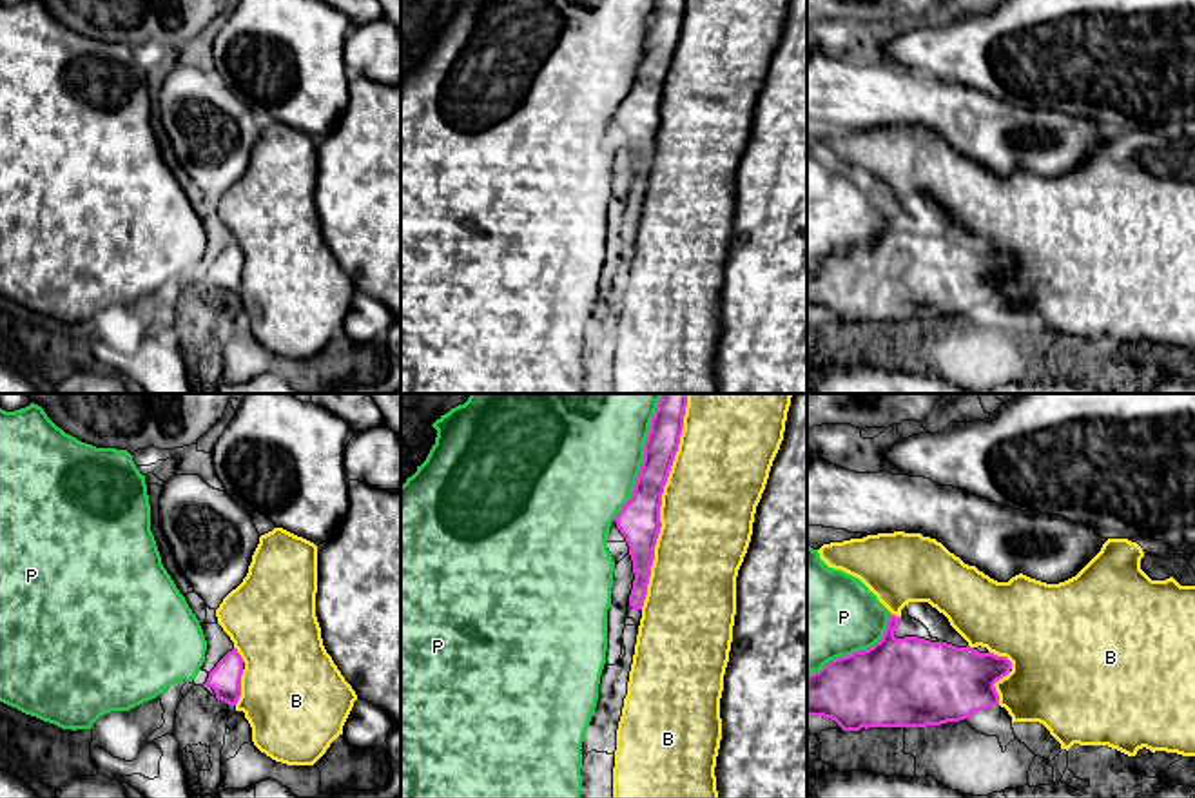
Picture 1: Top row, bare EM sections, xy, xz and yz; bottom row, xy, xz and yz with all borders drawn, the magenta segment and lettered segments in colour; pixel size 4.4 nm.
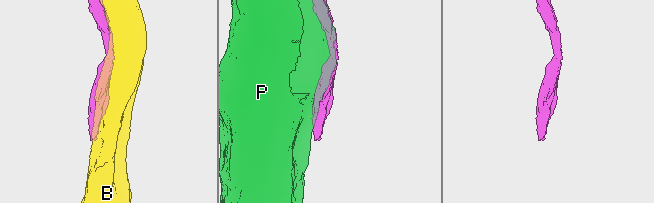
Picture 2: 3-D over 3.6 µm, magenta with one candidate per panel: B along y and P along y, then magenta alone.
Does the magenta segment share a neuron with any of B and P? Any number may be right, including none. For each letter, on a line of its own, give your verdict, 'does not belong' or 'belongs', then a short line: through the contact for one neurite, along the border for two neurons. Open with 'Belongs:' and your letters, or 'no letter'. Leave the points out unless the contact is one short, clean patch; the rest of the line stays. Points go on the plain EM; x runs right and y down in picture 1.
Belongs: no letter
B: does not belong
P: does not belong

